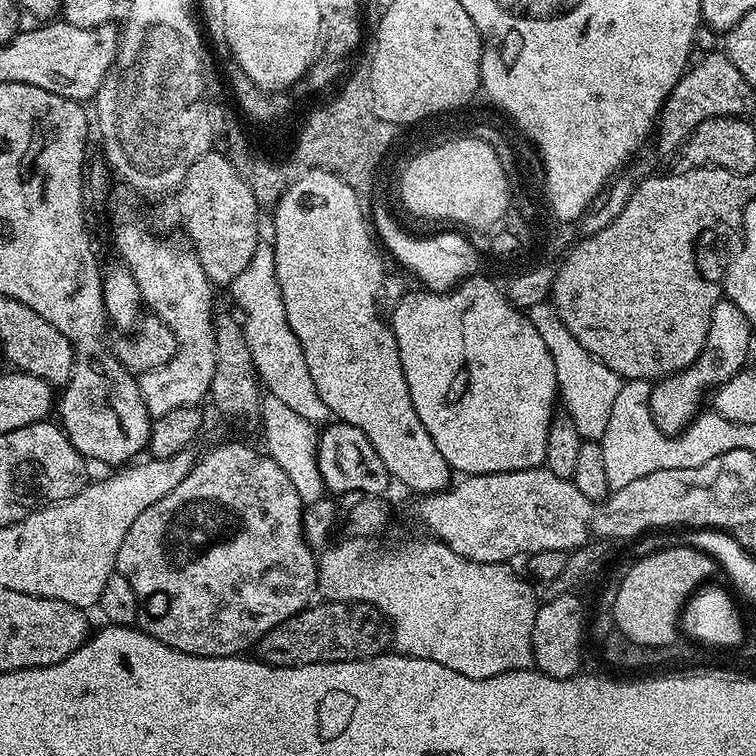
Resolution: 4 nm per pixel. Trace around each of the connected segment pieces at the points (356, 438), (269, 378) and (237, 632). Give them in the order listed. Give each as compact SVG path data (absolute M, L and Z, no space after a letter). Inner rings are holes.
M343 422L329 423L324 429L316 441L316 461L324 479L325 489L332 494L356 492L354 494L361 497L383 497L388 492L386 490L388 484L390 485L390 477L386 470L386 462L382 462L382 458L378 458L378 450L370 446L370 438L366 438L366 434L358 430L358 426L350 426Z
M262 240L255 248L250 264L238 274L238 278L232 280L230 291L242 312L240 320L246 334L246 344L263 387L299 417L315 424L325 423L330 416L328 407L318 396L317 386L306 366L305 352L286 319L285 303L282 302L277 278L276 249L271 241Z
M220 444L217 448L210 449L205 456L201 455L190 474L186 474L186 478L182 478L182 482L178 482L178 486L174 486L174 490L170 490L166 498L154 502L146 510L142 510L138 518L134 518L118 550L116 572L126 578L126 582L130 582L142 609L136 624L141 632L148 633L174 650L191 656L239 656L247 653L247 648L249 651L270 629L286 624L292 616L303 612L313 603L312 595L317 595L318 556L303 532L304 499L298 494L298 490L294 490L294 482L286 478L286 470L282 470L282 466L278 466L278 462L274 462L271 456L260 452L255 452L248 444Z

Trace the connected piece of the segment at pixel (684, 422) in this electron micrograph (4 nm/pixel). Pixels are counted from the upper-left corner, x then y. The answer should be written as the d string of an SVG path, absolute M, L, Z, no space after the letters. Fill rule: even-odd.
M721 298L716 301L710 314L710 322L712 325L706 334L702 354L698 354L698 358L688 368L672 376L665 376L653 387L649 396L648 406L653 420L658 430L664 433L677 434L683 431L701 411L700 399L725 384L747 365L744 363L748 360L748 347L752 344L754 329L750 322L746 322L746 314L742 314L742 310L738 310L738 306L734 306L728 299Z

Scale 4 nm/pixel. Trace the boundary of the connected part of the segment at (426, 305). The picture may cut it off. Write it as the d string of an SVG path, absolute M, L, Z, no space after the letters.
M483 274L469 276L468 279L457 284L455 288L448 289L447 292L419 291L408 290L395 304L390 312L392 314L390 327L396 339L402 370L408 383L410 398L414 402L414 410L418 414L418 418L422 418L422 426L426 426L426 430L430 430L430 438L434 438L434 446L438 446L438 450L442 450L442 458L446 458L448 465L457 473L469 476L489 476L495 472L513 472L514 470L541 467L546 454L546 434L554 415L552 403L557 403L558 391L554 358L550 356L537 325L532 320L528 321L524 317L527 315L511 304L501 285L499 288L494 281L487 280Z

